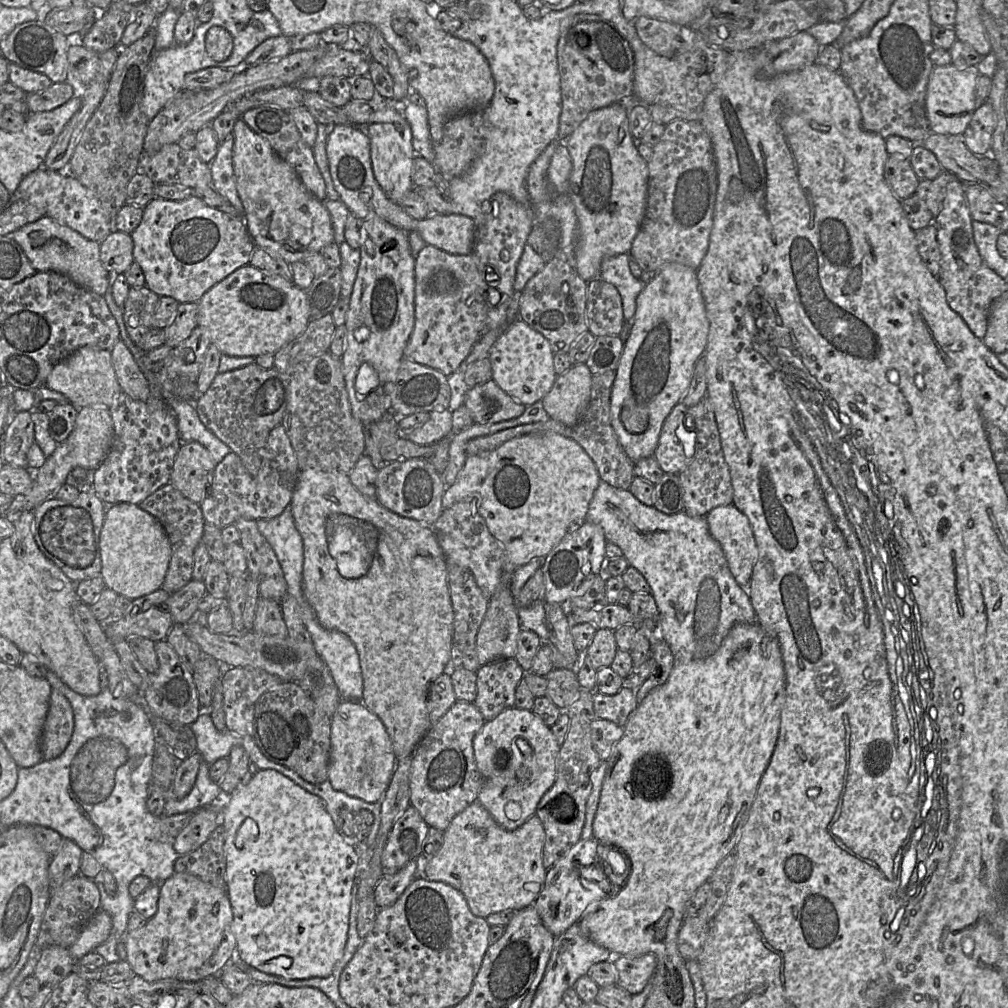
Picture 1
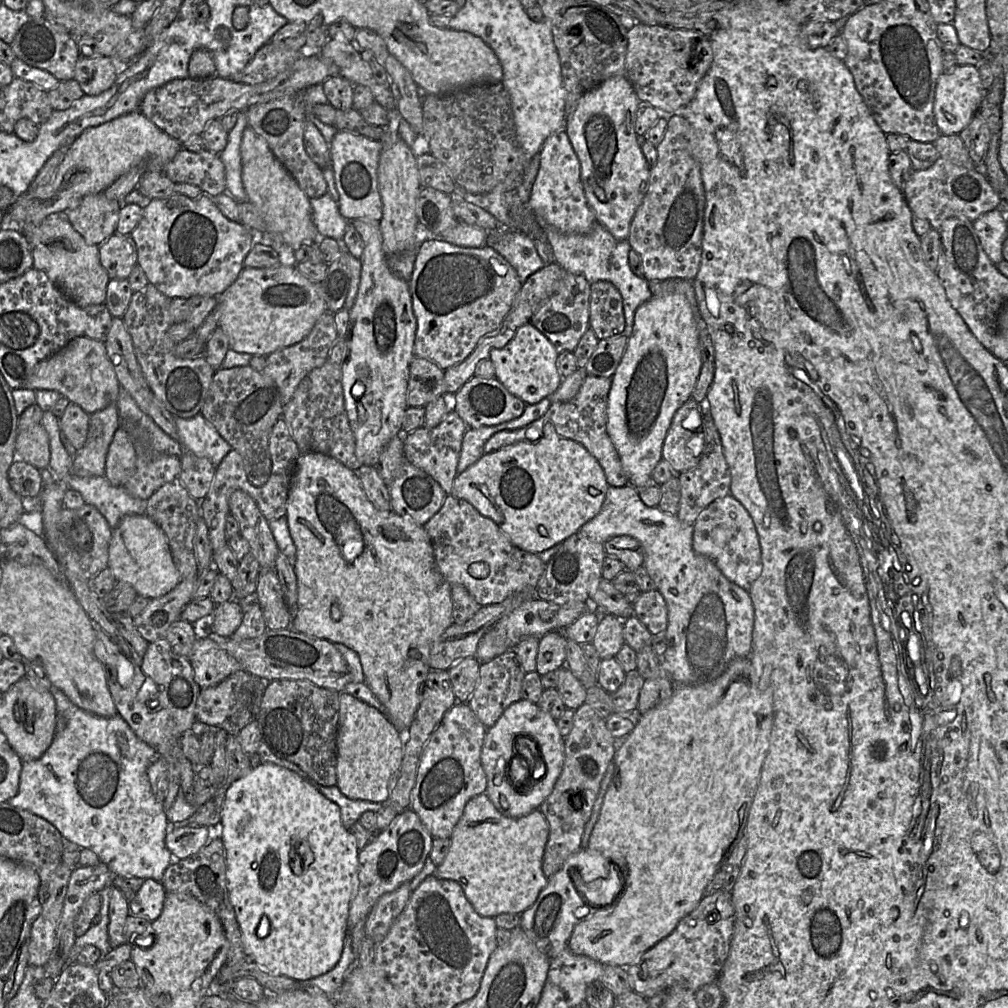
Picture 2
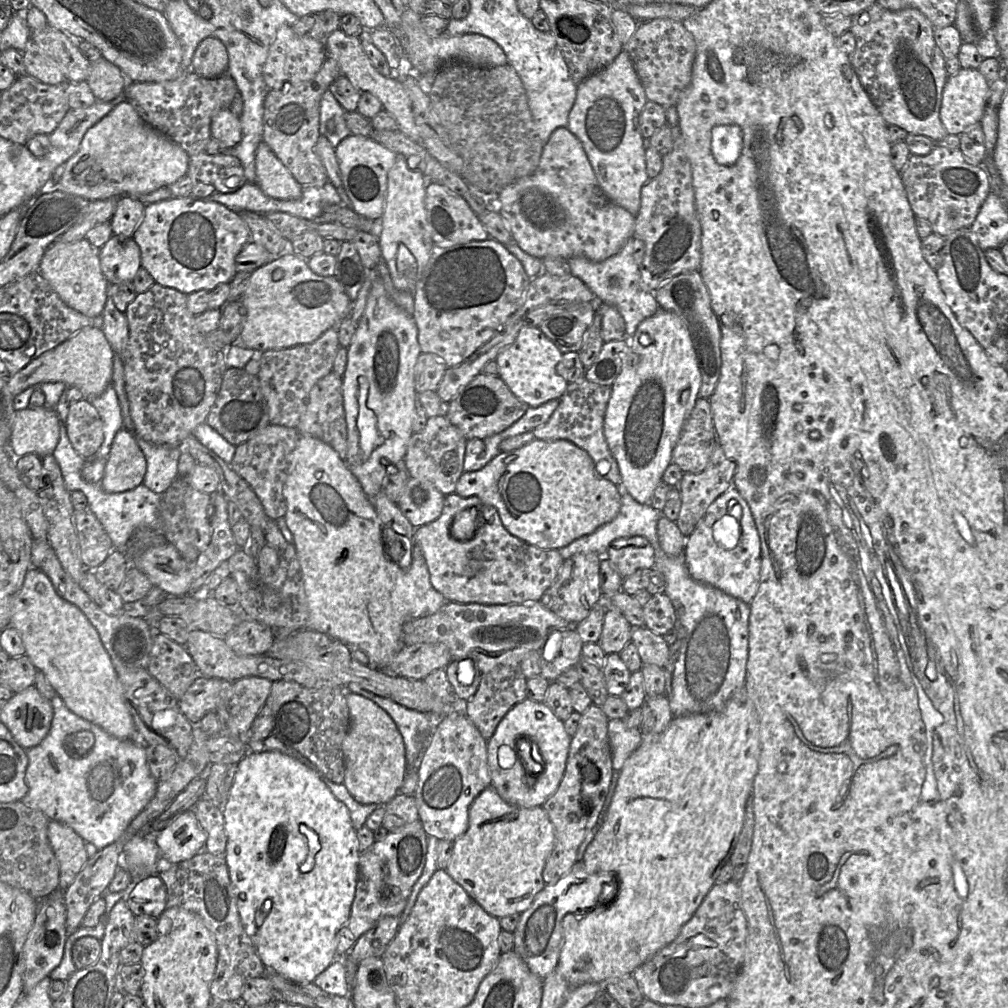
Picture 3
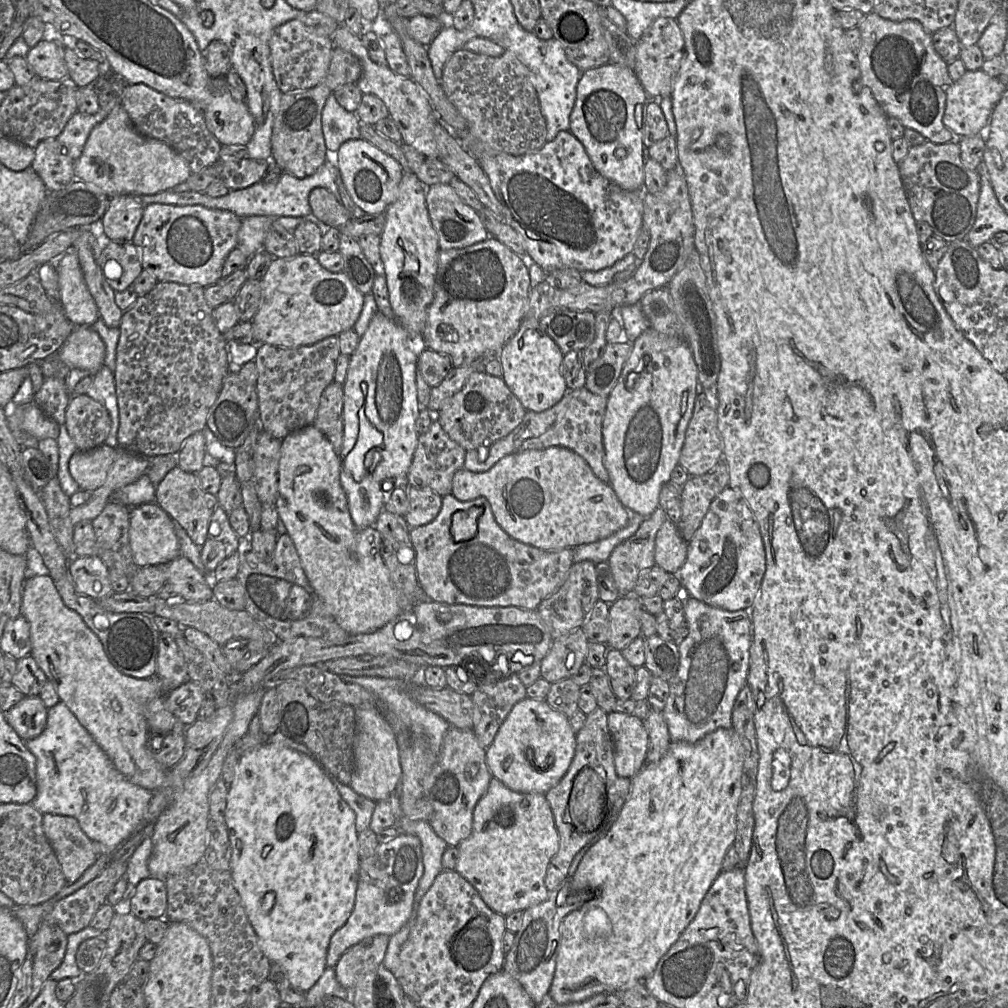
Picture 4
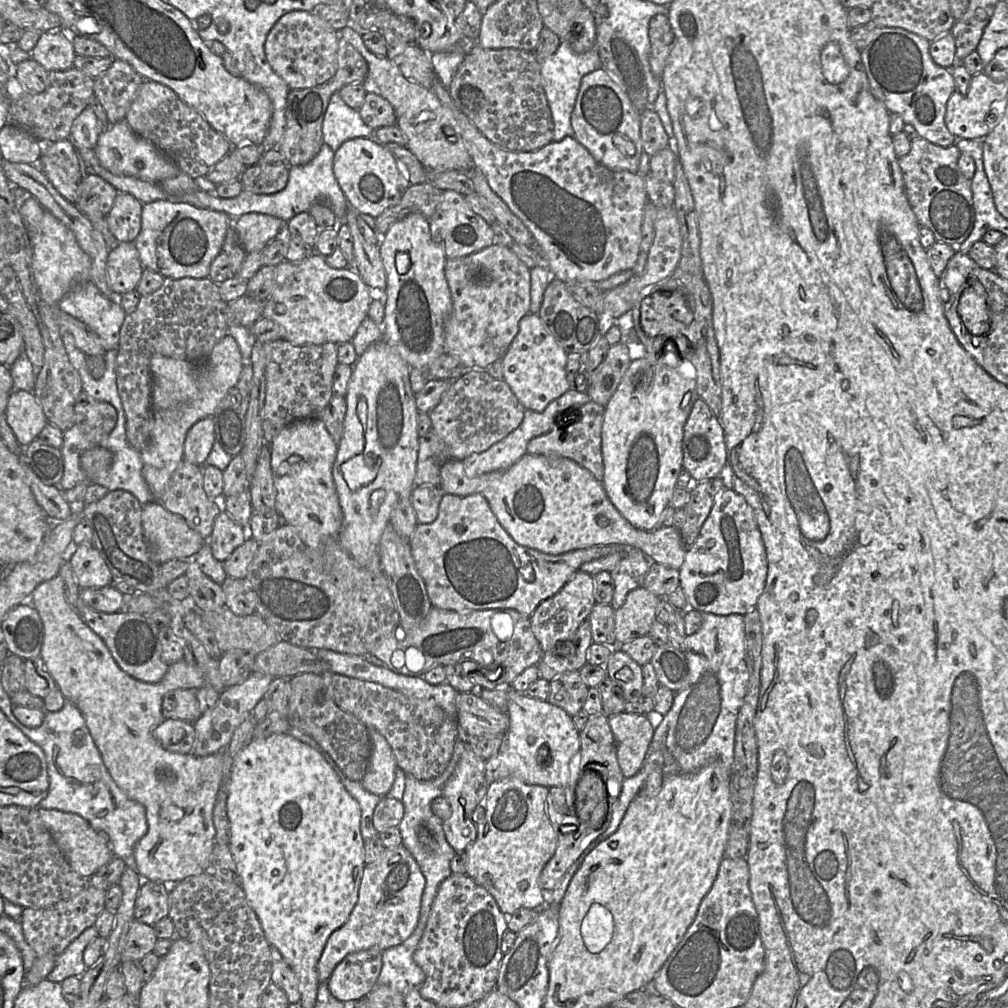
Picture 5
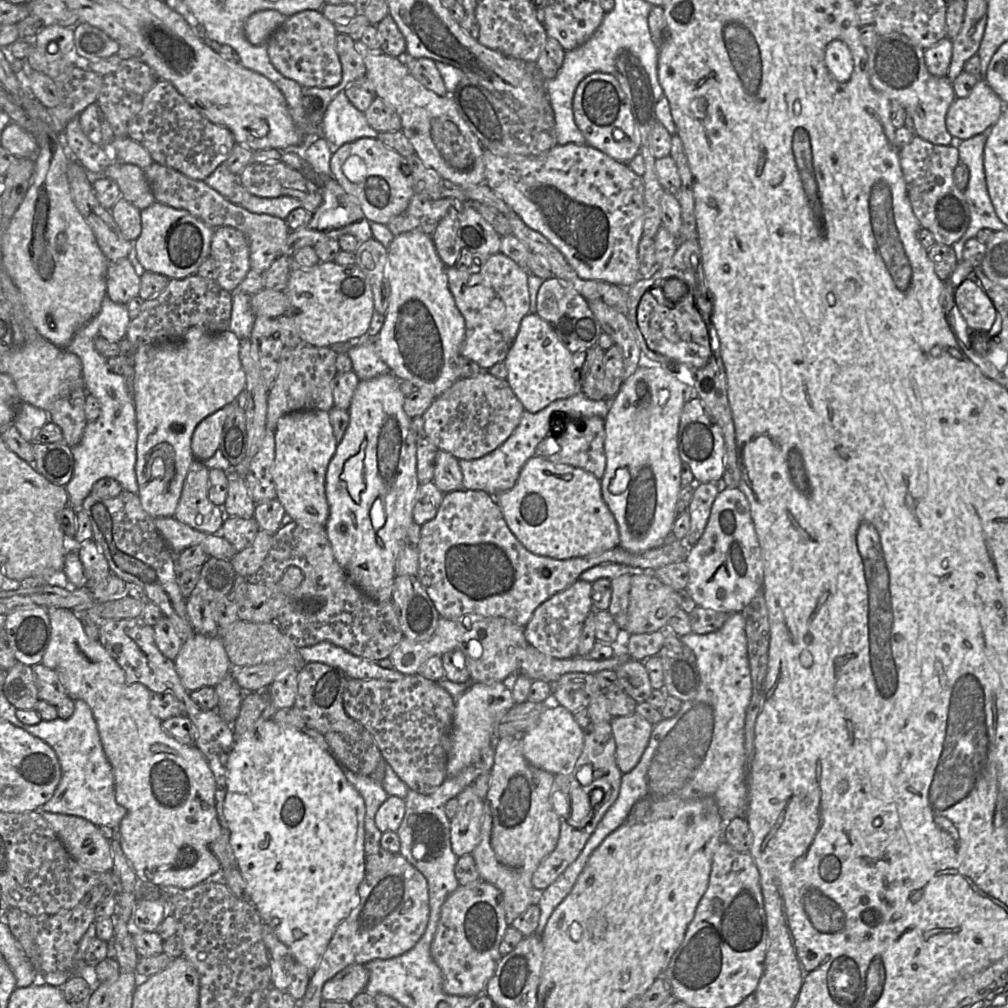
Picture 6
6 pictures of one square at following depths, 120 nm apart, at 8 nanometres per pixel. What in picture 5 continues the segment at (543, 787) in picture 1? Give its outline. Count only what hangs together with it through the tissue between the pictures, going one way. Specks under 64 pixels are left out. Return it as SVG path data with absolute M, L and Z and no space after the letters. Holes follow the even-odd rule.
M512 688L508 692L507 713L510 724L500 750L485 761L487 785L503 778L516 777L529 785L548 788L566 786L570 777L570 762L578 757L580 751L579 731L572 717L547 700L529 697Z

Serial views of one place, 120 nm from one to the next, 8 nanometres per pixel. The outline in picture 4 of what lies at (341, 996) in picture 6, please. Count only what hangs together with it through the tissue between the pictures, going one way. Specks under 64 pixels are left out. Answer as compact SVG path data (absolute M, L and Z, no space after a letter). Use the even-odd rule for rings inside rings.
M378 934L348 948L334 967L339 984L354 991L365 976L383 964L389 941L390 936Z

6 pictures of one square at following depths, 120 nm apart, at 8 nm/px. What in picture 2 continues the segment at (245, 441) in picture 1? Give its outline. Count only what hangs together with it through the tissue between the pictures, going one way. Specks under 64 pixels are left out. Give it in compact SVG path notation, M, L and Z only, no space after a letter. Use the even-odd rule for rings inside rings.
M249 365L217 369L201 414L241 455L248 481L255 486L264 485L271 475L269 436L274 424L283 415L280 393L275 382Z

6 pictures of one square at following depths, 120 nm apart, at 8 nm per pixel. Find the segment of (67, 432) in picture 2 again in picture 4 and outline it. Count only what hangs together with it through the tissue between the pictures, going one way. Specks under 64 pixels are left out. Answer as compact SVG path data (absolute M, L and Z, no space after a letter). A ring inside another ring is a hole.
M86 394L72 395L64 425L78 450L89 451L104 444L111 423L110 415L101 403Z

